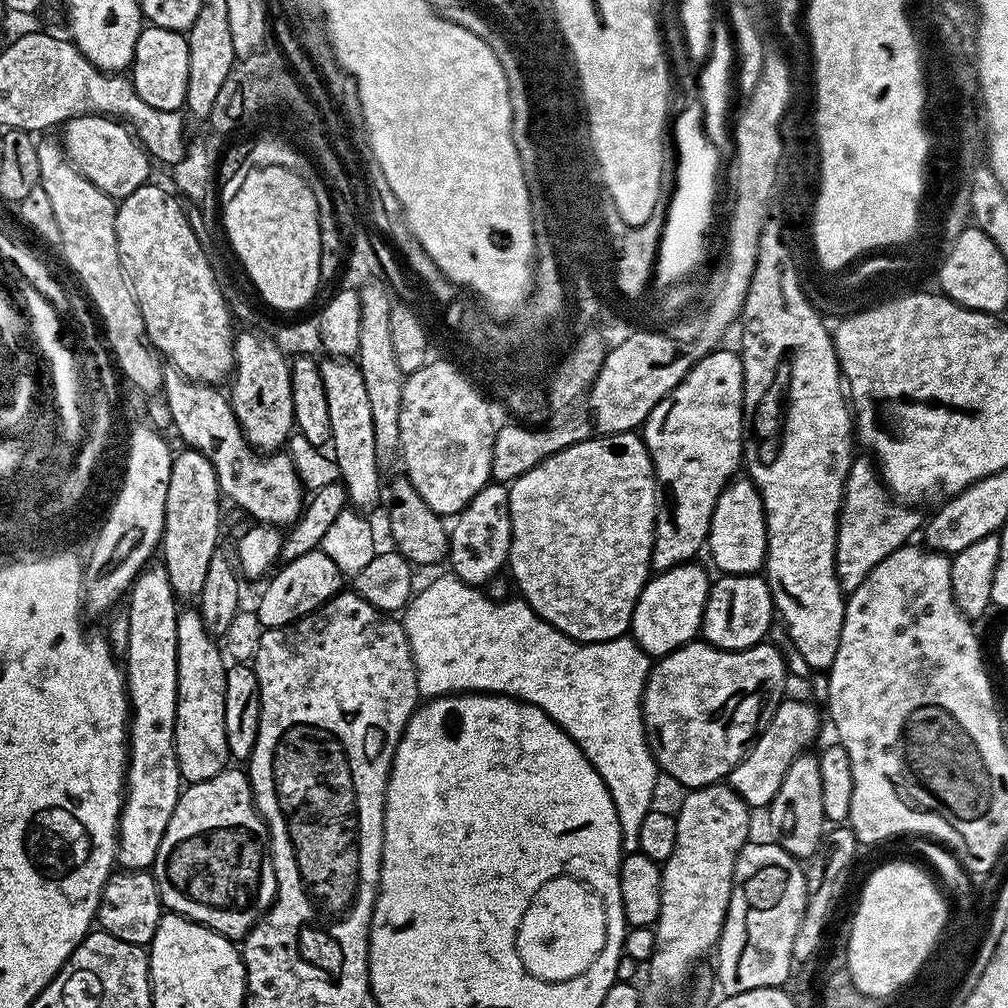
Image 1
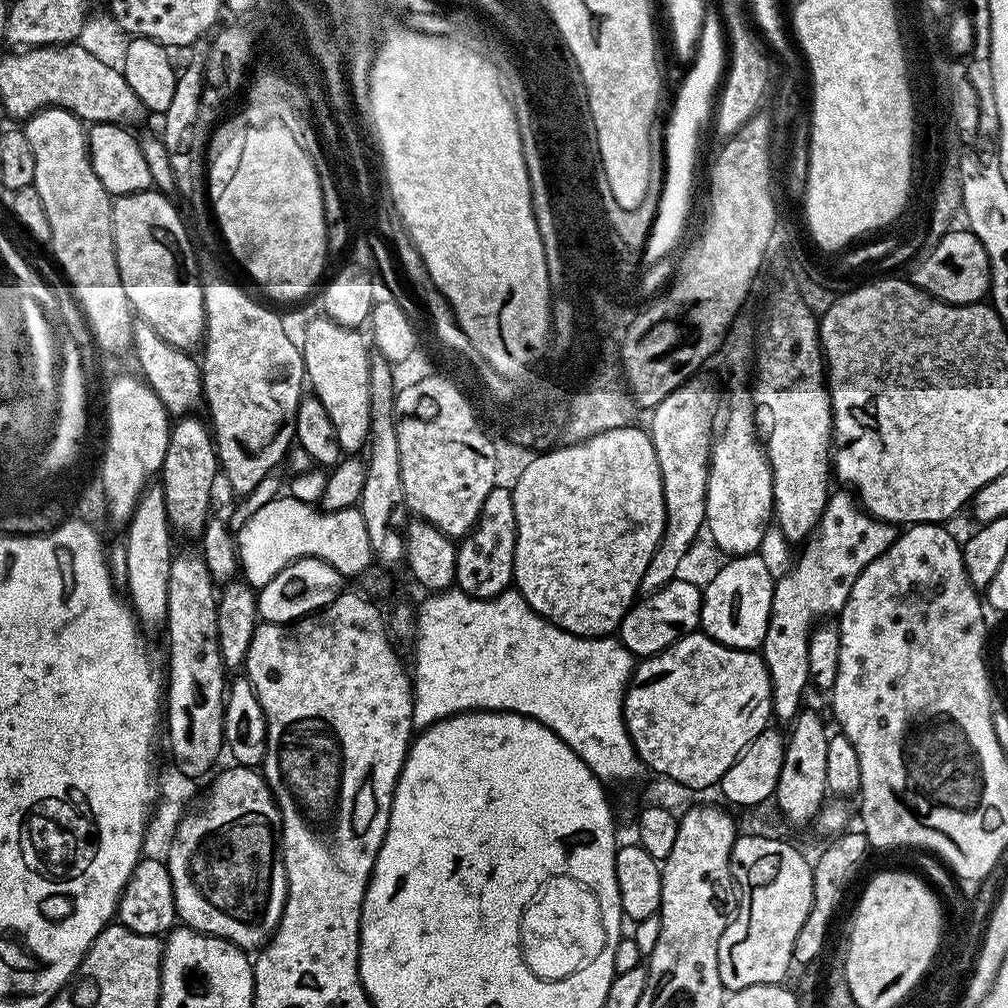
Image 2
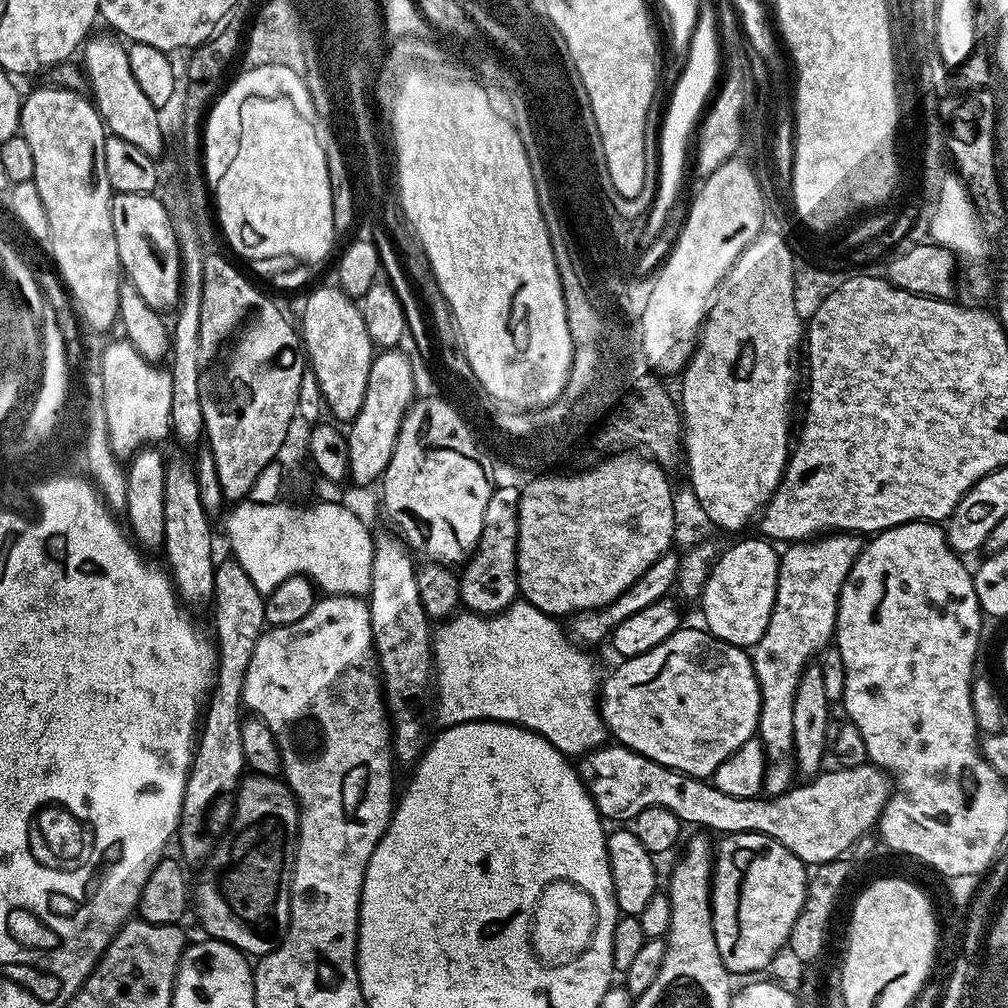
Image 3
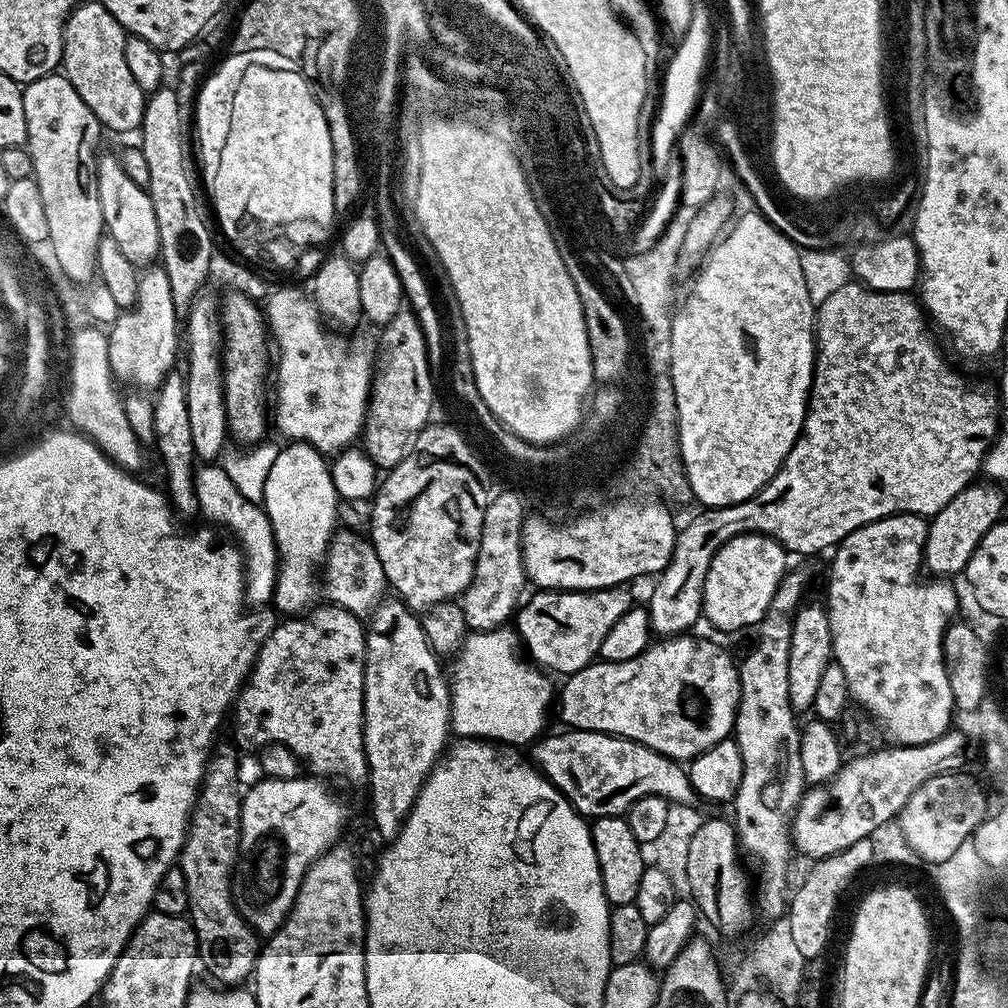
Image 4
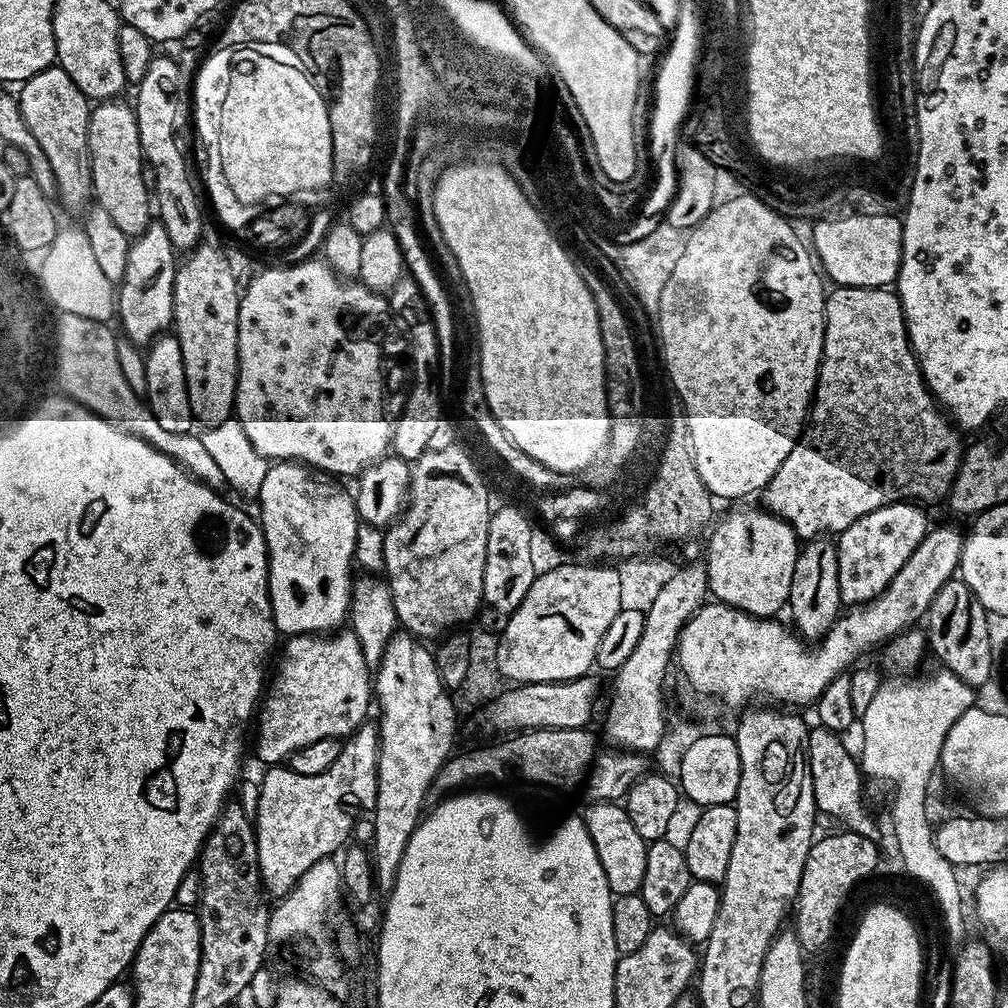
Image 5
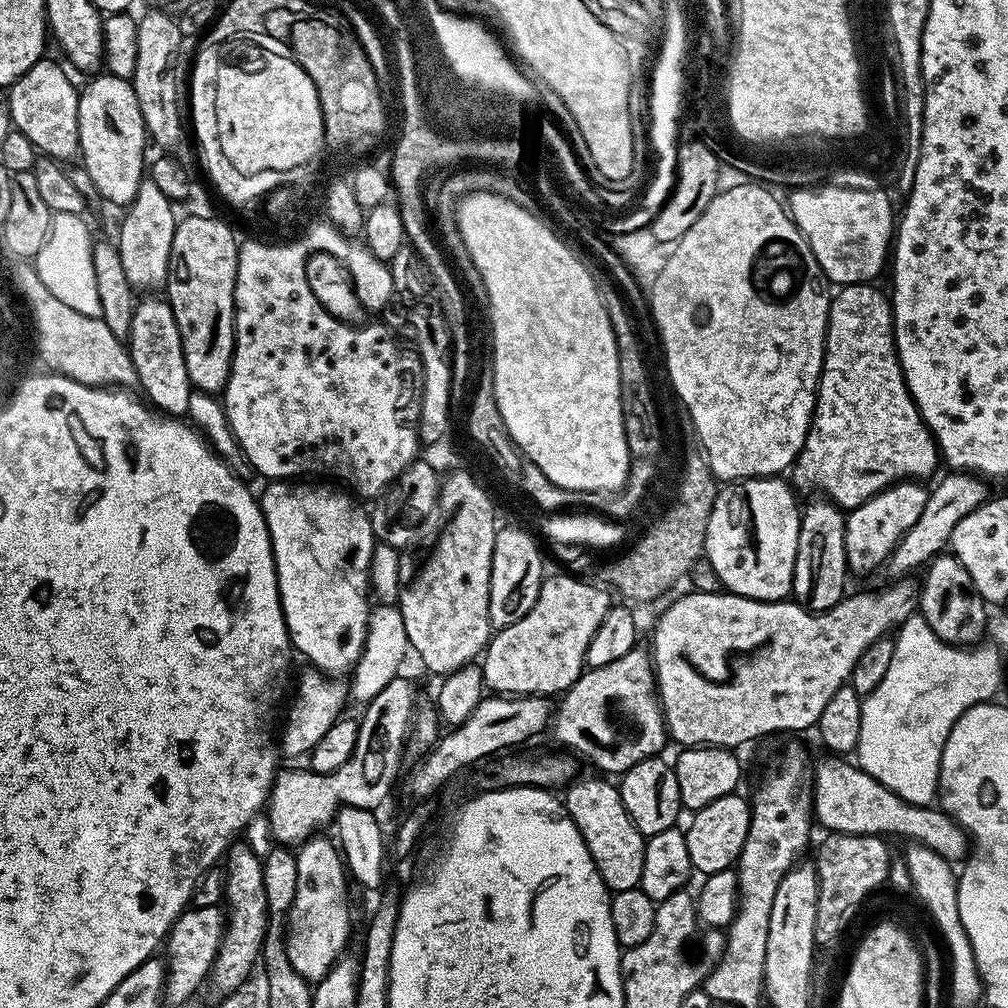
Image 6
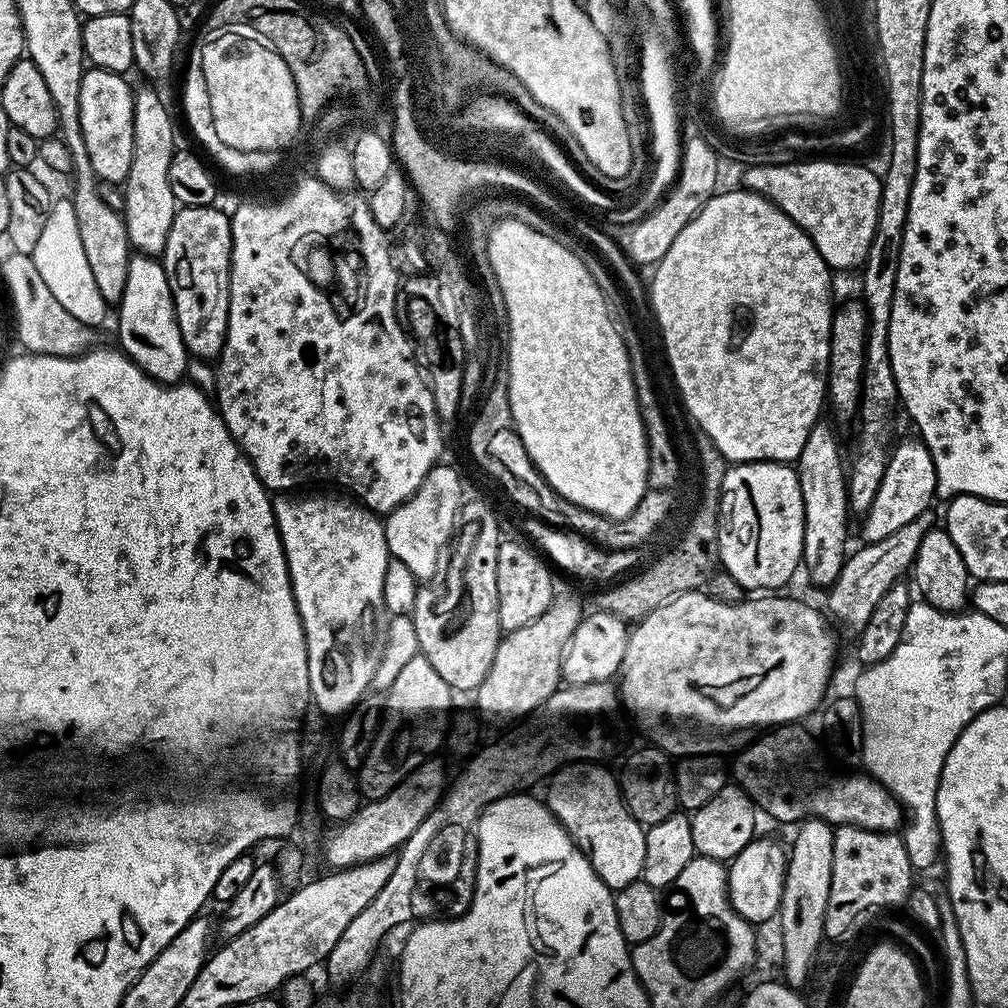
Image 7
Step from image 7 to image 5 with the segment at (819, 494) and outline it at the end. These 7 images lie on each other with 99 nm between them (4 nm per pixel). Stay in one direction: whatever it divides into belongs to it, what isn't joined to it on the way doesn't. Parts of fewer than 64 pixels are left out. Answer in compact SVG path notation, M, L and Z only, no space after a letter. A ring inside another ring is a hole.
M817 538L807 541L797 551L794 578L790 582L790 594L786 608L787 611L792 611L793 622L791 621L791 623L794 625L795 631L808 642L823 640L827 632L834 626L834 622L841 616L838 558L835 543L831 539Z

